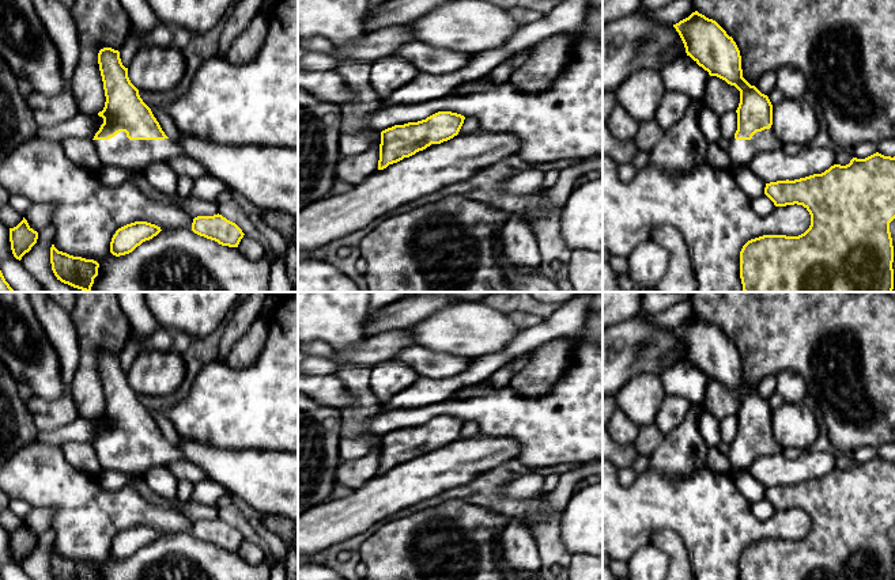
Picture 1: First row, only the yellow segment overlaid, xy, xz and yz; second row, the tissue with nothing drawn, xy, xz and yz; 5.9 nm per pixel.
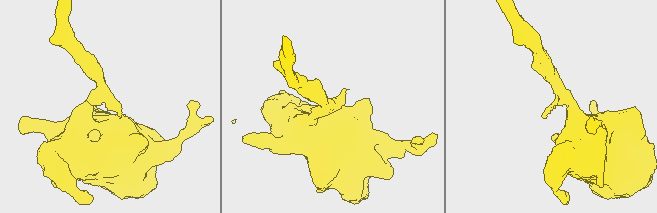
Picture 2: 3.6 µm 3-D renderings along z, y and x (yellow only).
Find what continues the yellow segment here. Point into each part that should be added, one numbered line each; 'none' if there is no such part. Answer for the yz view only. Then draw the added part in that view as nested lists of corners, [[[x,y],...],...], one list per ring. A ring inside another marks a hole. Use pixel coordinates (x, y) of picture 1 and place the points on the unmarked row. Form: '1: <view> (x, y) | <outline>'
1: yz (740, 455) | [[[771,433],[756,436],[751,444],[730,444],[728,459],[733,470],[745,470],[755,459],[764,455],[779,455],[783,448]]]

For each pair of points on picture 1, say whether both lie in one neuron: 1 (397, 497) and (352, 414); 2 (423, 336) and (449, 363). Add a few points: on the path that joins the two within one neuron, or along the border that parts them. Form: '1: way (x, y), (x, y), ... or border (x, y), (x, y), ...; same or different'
1: border (377, 473), (352, 491); different
2: border (415, 344), (438, 352), (463, 355), (471, 360); different

